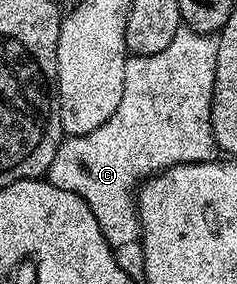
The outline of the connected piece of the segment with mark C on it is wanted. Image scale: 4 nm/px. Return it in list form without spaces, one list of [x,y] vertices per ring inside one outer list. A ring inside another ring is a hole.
[[[185,25],[179,27],[168,49],[160,49],[160,53],[151,55],[130,55],[124,65],[124,93],[116,113],[112,113],[100,129],[92,129],[92,133],[63,138],[56,149],[48,181],[60,189],[76,193],[89,205],[92,217],[96,217],[111,247],[117,249],[120,245],[139,242],[136,192],[143,181],[181,163],[208,163],[215,158],[216,144],[210,114],[217,56],[218,40],[214,35],[201,35]]]

